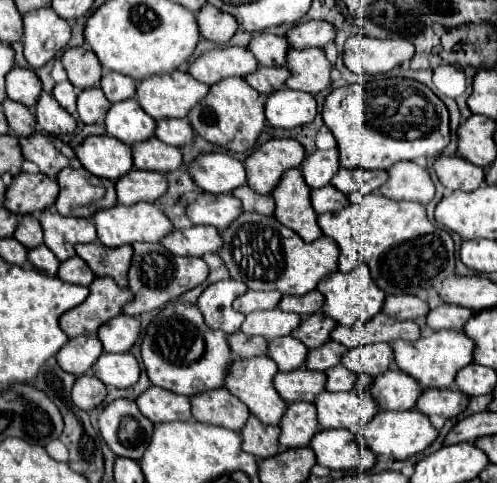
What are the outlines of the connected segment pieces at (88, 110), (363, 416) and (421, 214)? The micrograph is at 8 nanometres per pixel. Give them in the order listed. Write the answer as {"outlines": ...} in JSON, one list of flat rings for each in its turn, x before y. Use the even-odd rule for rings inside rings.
{"outlines":[[[89,88,81,90,77,96,77,112,83,124,103,124,105,112,109,112,111,104,105,100,105,94,101,88]],[[321,392,315,400,317,418,321,428,347,428,361,430,377,414,373,396,359,392]],[[367,194,359,204,349,204,339,212,321,214,319,226,325,236,337,242,339,254,339,270,351,272,357,264,365,262,371,270,371,278,375,284,387,294,417,294,425,288,441,288,445,278,455,276,455,248,449,232,427,218,425,206,419,202,397,202,385,198,381,194]]]}

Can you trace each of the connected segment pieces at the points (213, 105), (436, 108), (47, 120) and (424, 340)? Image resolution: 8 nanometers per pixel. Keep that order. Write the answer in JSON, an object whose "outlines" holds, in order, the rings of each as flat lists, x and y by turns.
{"outlines":[[[227,78,211,86,209,94,189,112,189,122,205,140,231,152,251,152,265,128,265,98,243,78]],[[379,78,367,84,351,84,345,88,335,88,323,106,323,122,337,138,339,162,343,168,365,168,365,170,389,170,399,160,435,158,451,142,449,132,449,110,425,84,409,78]],[[41,94,39,102,37,102,37,112,35,116,39,118,39,126,53,134,53,136,63,136,63,134,71,134,77,130,77,120,65,112,49,94]],[[439,330,439,332,433,332,431,336,421,336,417,342,395,340,391,346,395,350,397,368,403,370,405,374,413,376,425,390,429,390,429,388,453,386,455,374,473,362,475,342,469,336,465,336,463,332]]]}

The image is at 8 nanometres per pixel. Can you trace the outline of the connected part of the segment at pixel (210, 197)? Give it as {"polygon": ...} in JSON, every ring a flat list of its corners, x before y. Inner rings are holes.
{"polygon":[[201,192,197,200,187,206,187,216,193,224,207,224,215,226,219,232,229,228,237,216,241,216,241,200,233,194,207,194]]}

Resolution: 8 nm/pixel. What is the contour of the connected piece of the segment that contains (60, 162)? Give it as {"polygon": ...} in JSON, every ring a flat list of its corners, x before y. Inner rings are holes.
{"polygon":[[37,132,31,138,19,138,19,142,21,142,25,160,35,162,45,176,55,178,63,168,79,168,81,166,75,152,67,144,63,144,59,138,41,136]]}

